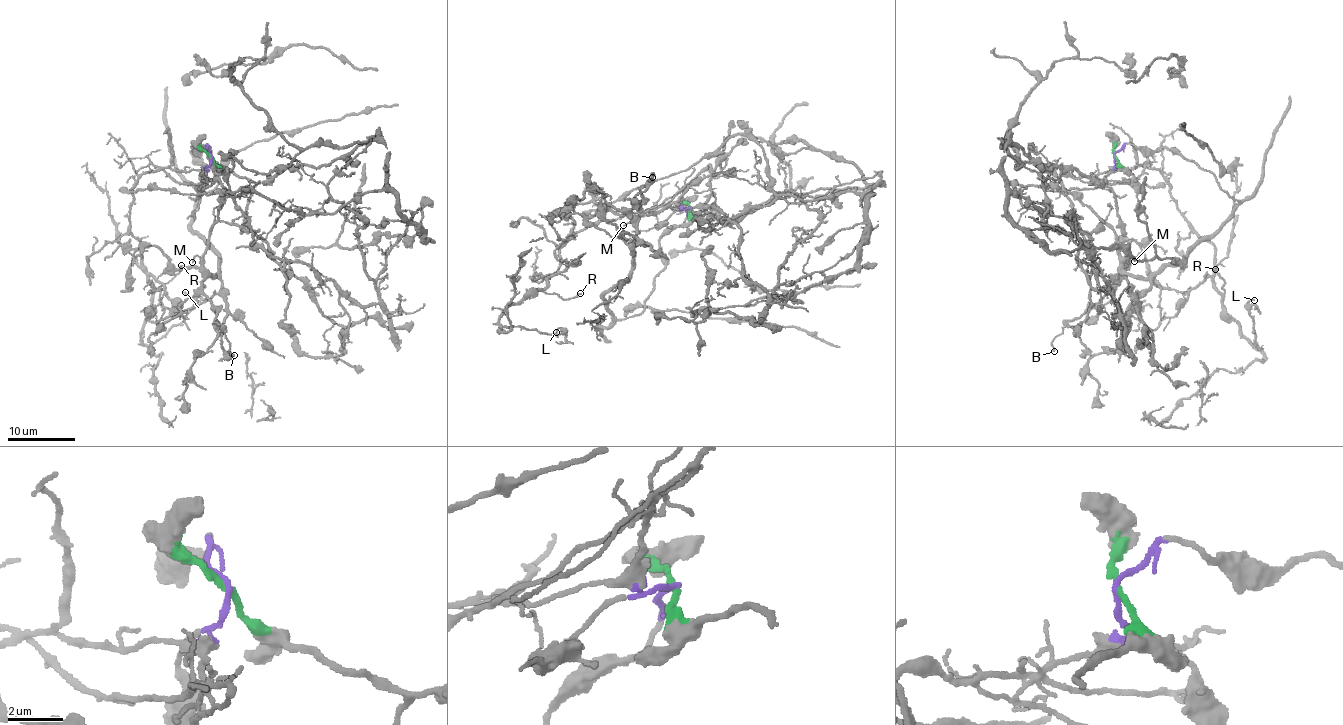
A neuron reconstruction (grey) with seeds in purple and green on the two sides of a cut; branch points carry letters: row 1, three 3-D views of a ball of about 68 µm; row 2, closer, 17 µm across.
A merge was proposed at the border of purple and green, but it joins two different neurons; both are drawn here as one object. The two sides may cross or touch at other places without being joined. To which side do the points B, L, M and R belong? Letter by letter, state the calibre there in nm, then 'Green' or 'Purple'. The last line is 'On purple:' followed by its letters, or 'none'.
B: Thickness 140 nm. Purple
L: Thickness 120 nm. Purple
M: Thickness 130 nm. Purple
R: Thickness 170 nm. Purple
On purple: B, L, M, R

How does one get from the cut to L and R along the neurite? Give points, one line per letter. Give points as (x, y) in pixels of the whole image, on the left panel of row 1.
L: (211, 156), (144, 172), (132, 192), (153, 289), (143, 344), (182, 321), (184, 293)
R: (211, 156), (204, 169), (144, 172), (133, 188), (129, 221), (146, 282), (158, 288), (182, 265)

